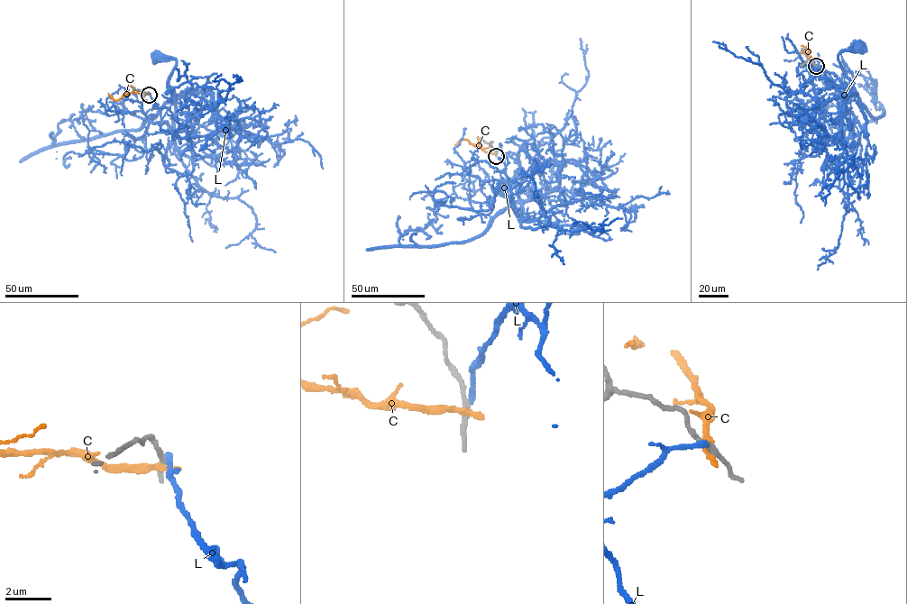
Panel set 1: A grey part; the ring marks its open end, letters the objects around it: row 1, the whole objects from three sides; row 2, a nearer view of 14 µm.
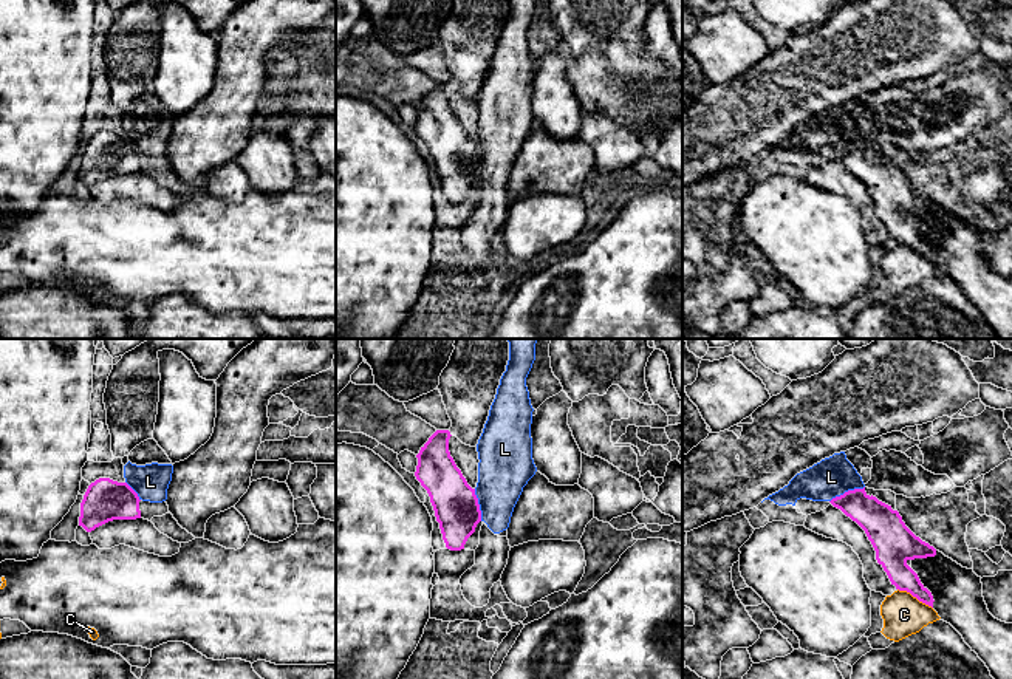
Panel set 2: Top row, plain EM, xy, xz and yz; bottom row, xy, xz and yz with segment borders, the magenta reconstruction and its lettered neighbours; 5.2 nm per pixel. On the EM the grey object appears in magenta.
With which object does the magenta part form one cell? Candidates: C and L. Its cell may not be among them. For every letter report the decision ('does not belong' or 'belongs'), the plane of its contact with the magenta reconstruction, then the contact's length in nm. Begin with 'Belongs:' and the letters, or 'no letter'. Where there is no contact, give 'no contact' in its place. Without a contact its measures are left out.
Belongs: no letter
C: does not belong; contact in yz; length 220 nm
L: does not belong; contact in yz; length 200 nm

